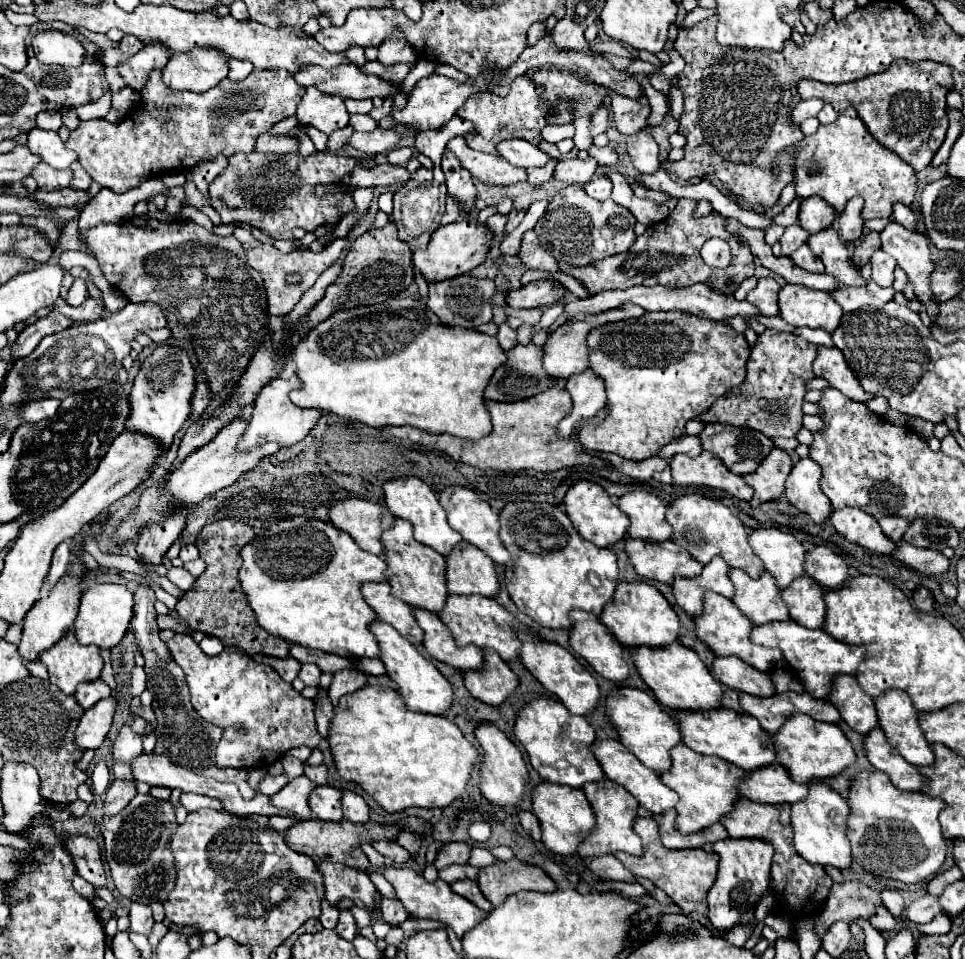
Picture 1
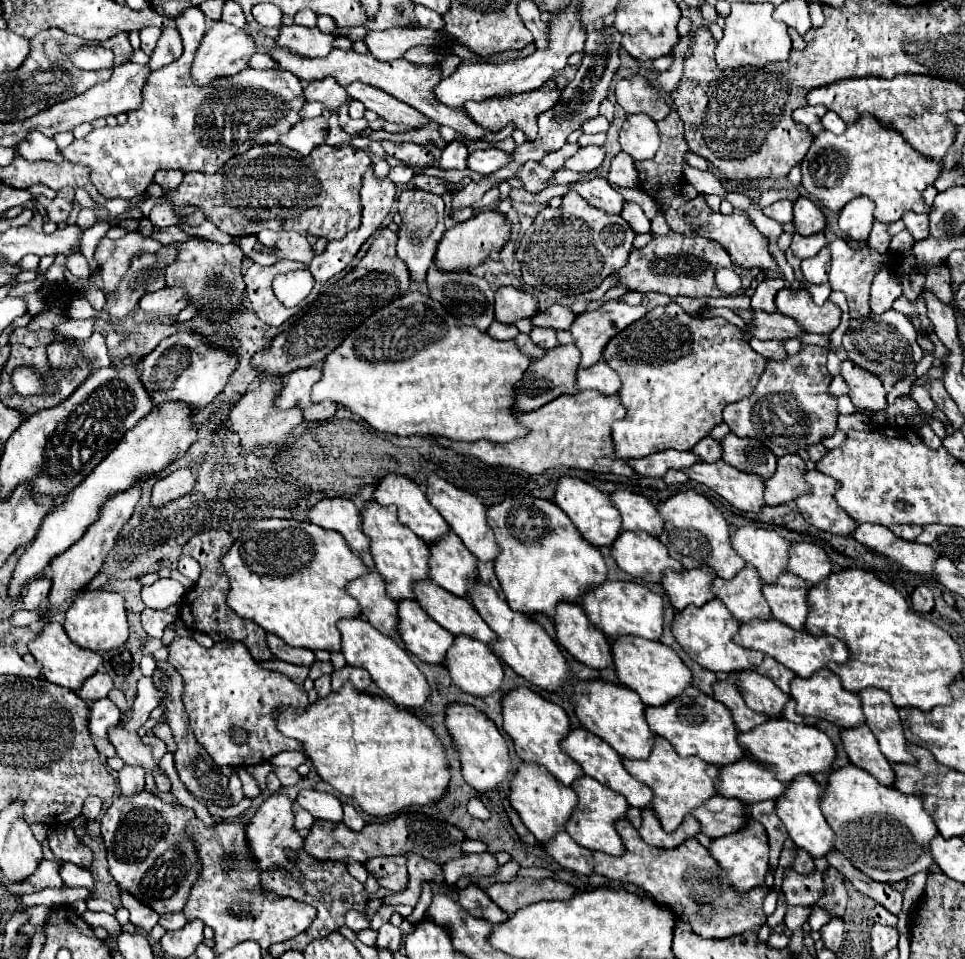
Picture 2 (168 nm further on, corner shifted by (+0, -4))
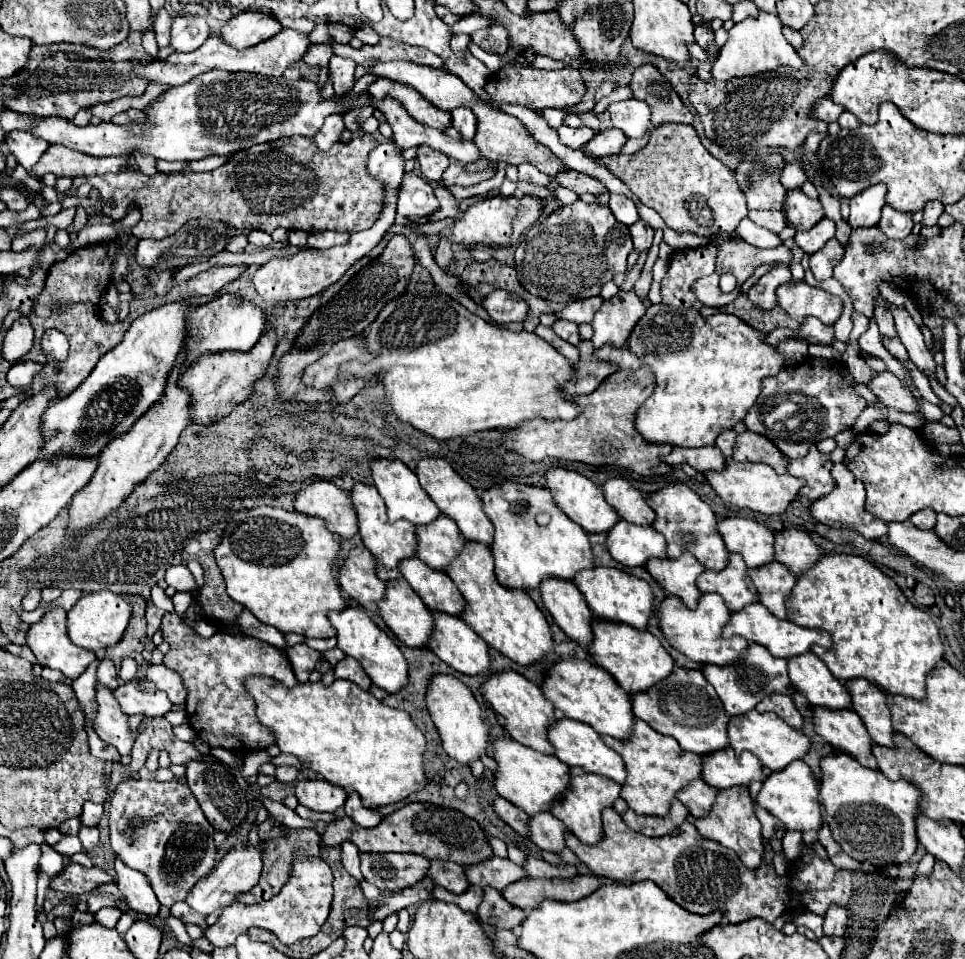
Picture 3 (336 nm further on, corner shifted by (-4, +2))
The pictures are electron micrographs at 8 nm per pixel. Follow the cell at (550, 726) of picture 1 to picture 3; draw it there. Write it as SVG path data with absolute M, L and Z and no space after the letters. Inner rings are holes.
M503 671L499 675L493 675L487 683L483 683L481 693L483 693L483 699L495 709L499 723L507 729L507 733L515 741L519 741L521 745L527 745L535 751L555 755L553 745L547 739L547 729L553 723L557 723L555 707L553 707L553 703L549 703L549 699L543 695L543 691L537 685L533 685L531 681L527 681L523 675L519 675L515 671Z

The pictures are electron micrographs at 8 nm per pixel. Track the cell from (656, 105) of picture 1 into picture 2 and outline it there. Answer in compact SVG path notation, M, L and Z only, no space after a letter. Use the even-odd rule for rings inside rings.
M645 113L627 115L619 131L619 143L621 149L635 161L653 159L659 149L659 133L655 121L649 119Z

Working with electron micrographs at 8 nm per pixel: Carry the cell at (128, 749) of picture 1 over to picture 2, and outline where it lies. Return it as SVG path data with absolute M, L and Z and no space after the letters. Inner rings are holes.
M141 677L137 683L137 699L133 705L133 719L125 725L129 731L137 731L147 719L149 713L165 699L165 693L155 687L151 677Z

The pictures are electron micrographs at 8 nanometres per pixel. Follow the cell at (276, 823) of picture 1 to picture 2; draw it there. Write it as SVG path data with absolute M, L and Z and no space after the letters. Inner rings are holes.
M297 802L293 803L294 811L294 827L297 831L308 830L313 825L315 819L313 816L303 809Z

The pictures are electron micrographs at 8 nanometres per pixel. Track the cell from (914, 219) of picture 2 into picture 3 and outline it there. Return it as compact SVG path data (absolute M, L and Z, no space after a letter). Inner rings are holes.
M929 201L925 207L923 207L923 221L921 225L937 225L937 219L939 215L943 213L943 205L939 201Z

